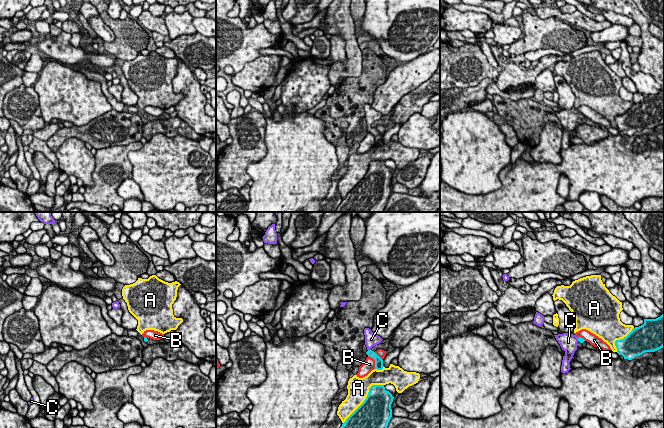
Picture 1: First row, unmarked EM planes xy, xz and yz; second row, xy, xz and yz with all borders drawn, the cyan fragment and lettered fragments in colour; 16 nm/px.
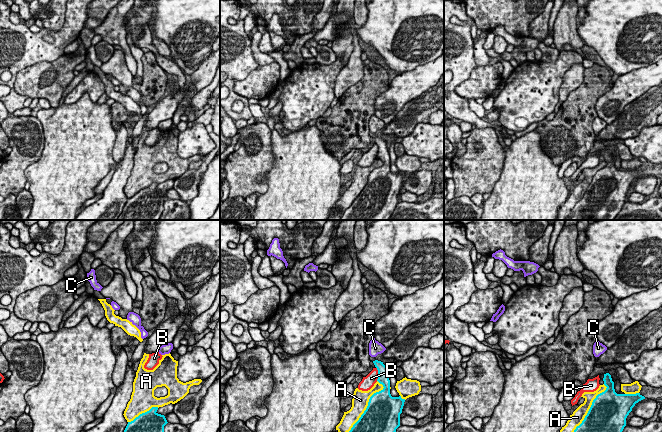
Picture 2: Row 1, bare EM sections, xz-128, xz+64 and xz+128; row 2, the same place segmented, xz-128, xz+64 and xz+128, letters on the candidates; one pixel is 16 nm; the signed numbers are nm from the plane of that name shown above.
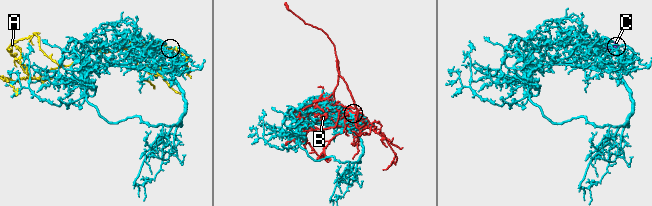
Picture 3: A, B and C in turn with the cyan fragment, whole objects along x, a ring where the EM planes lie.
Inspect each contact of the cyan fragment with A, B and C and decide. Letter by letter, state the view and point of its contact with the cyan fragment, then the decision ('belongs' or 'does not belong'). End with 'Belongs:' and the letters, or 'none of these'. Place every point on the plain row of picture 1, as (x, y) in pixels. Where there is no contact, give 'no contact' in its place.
A: xz (365, 175) | does not belong
B: xz (375, 137) | does not belong
C: xz (369, 126) | belongs
Belongs: C

